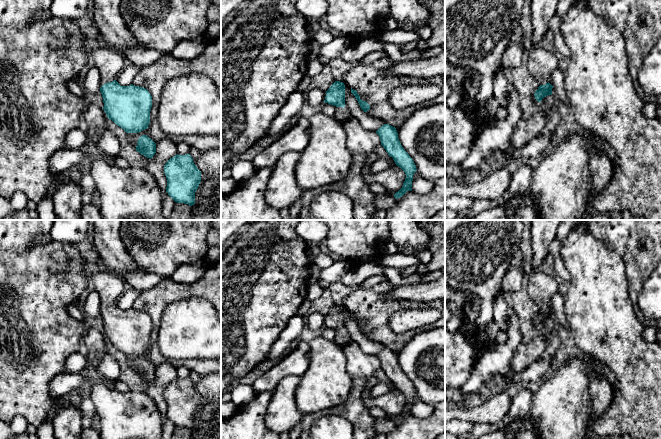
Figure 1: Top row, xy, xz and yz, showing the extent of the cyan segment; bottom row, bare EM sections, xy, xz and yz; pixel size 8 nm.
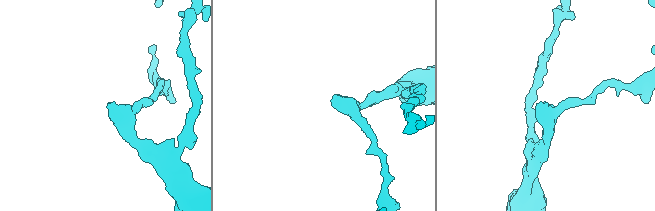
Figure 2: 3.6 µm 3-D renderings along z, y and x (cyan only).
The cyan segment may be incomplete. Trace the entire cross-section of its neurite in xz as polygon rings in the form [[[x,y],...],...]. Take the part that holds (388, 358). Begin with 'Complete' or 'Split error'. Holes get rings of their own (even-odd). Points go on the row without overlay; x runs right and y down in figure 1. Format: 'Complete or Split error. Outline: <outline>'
Complete. Outline: [[[384,348],[376,357],[380,361],[381,369],[384,371],[395,388],[400,391],[406,399],[402,412],[394,418],[395,423],[402,421],[407,415],[412,415],[413,399],[417,395],[413,383],[402,371],[395,351]]]

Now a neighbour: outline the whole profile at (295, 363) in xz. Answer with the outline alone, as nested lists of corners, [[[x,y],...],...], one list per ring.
[[[301,342],[291,352],[285,354],[278,364],[259,377],[253,388],[257,394],[273,391],[277,383],[284,377],[302,376],[309,365],[310,346],[308,342]]]

